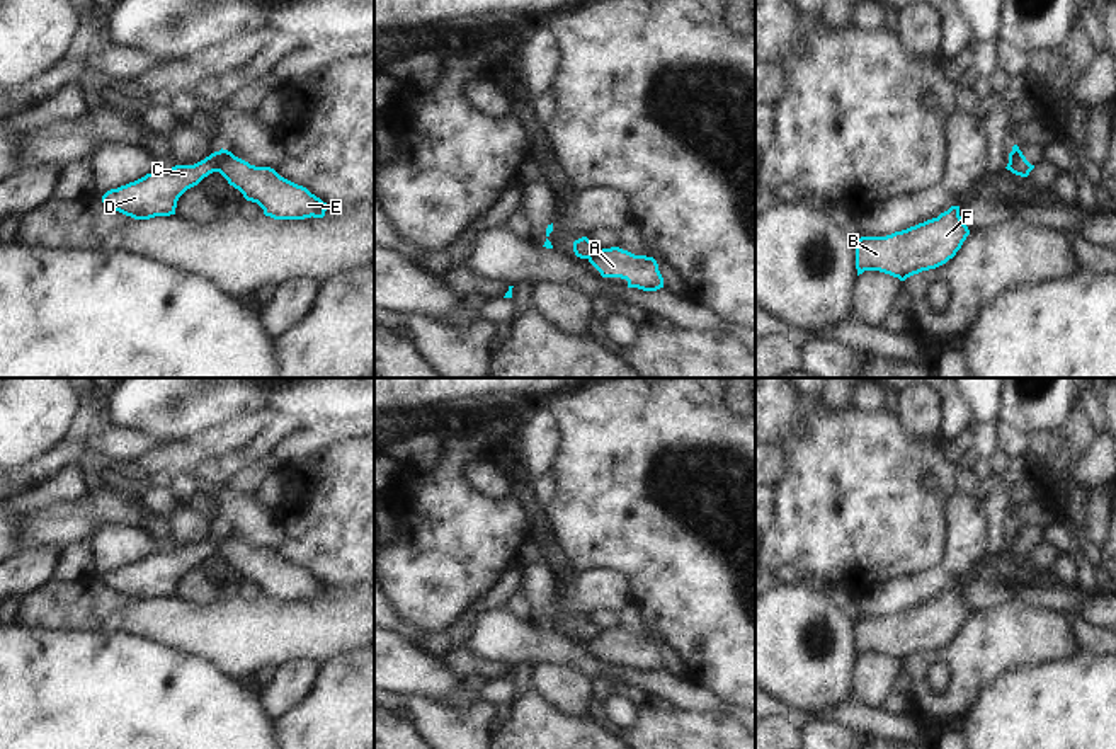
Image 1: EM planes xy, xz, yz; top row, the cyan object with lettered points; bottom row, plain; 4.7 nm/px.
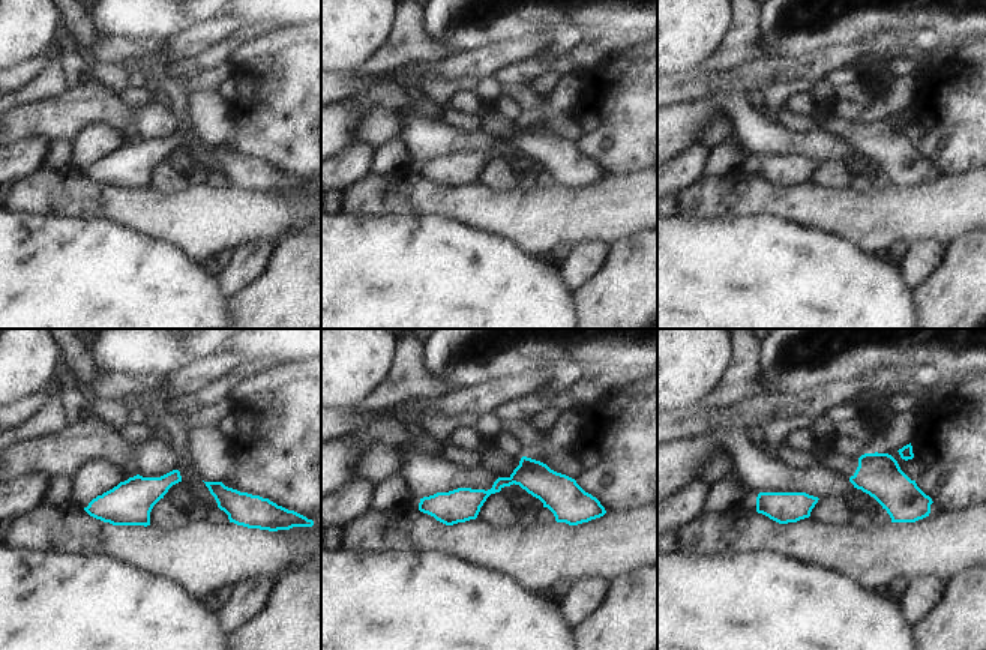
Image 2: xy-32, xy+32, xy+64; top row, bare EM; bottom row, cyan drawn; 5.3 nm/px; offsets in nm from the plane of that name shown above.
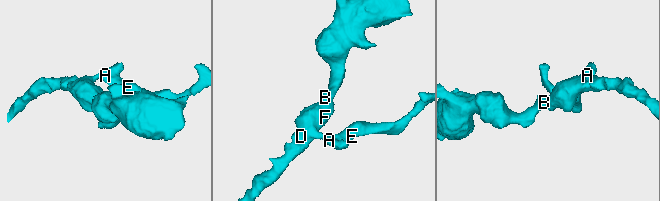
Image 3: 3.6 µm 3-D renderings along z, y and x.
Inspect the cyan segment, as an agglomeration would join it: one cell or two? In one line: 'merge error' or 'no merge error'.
merge error

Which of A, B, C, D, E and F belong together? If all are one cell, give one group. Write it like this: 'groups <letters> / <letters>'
groups A E / B C D F

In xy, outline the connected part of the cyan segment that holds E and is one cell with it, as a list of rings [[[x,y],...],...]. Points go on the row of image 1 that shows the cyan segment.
[[[223,148],[218,153],[216,172],[238,189],[247,201],[257,203],[265,216],[274,220],[323,218],[325,211],[332,208],[306,187],[281,177],[270,167],[250,165]]]

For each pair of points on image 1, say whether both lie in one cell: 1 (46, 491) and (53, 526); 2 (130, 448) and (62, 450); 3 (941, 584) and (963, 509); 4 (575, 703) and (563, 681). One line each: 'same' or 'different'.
1: different
2: same
3: same
4: same

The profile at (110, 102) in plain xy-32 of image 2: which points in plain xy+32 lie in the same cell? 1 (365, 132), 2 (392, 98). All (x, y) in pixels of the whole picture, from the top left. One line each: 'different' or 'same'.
1: same
2: different

